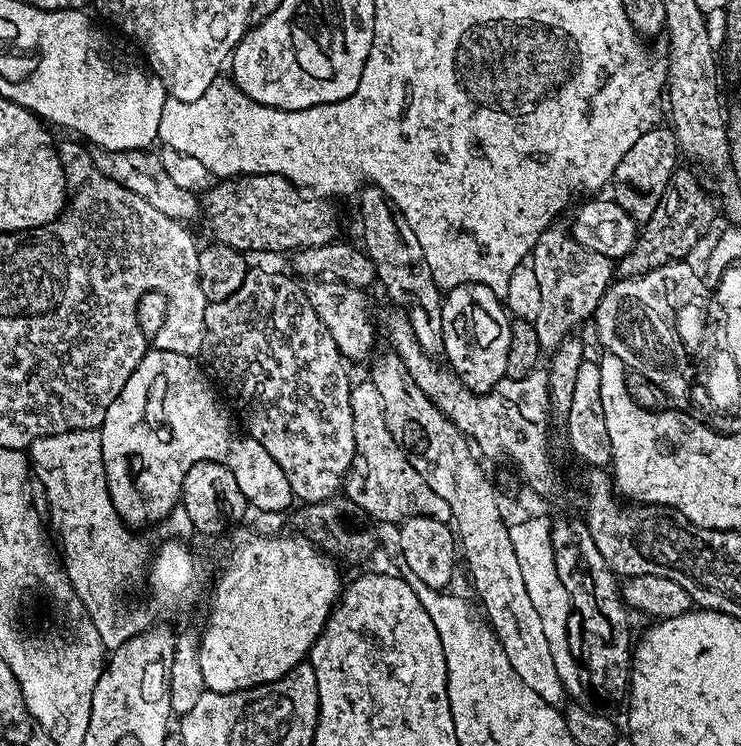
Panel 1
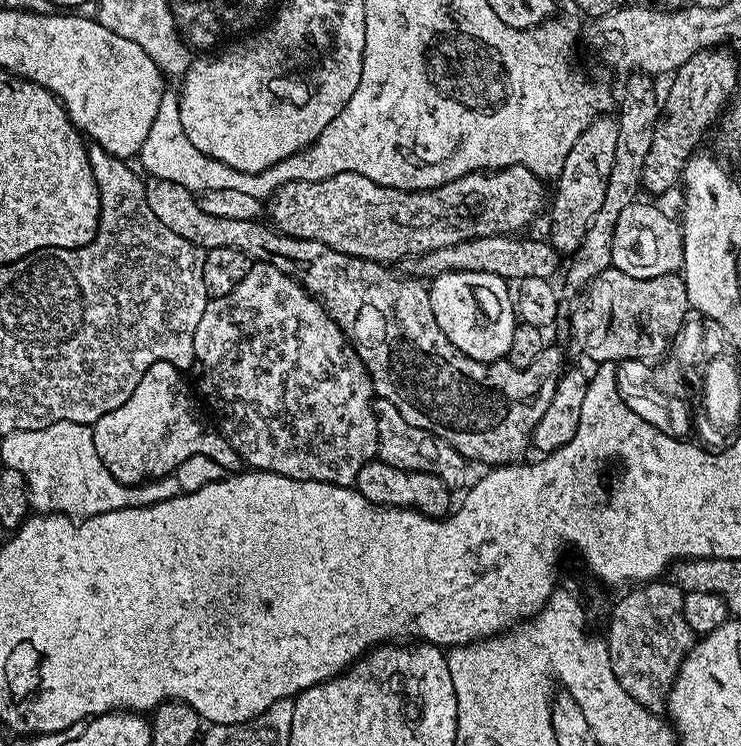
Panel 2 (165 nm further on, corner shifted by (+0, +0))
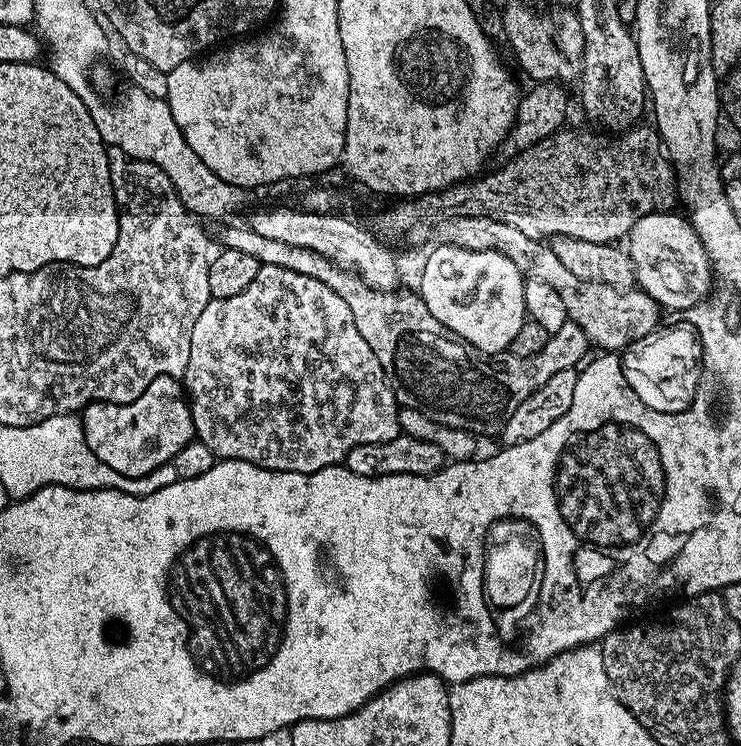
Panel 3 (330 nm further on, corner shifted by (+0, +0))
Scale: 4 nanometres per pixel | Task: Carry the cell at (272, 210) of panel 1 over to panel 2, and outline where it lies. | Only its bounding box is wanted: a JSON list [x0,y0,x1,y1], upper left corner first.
[266,166,545,266]

